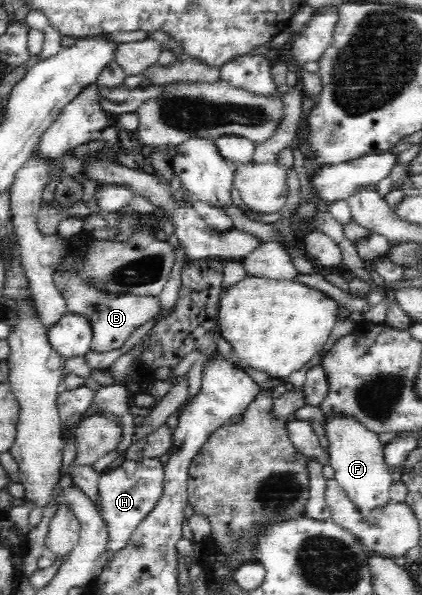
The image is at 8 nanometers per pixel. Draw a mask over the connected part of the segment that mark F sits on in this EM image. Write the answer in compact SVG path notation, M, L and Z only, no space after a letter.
M335 417L324 423L327 442L328 461L335 469L334 478L355 506L357 513L363 518L372 513L381 512L390 502L389 493L393 485L392 473L385 465L383 457L384 445L379 442L378 434L365 429L356 419Z

